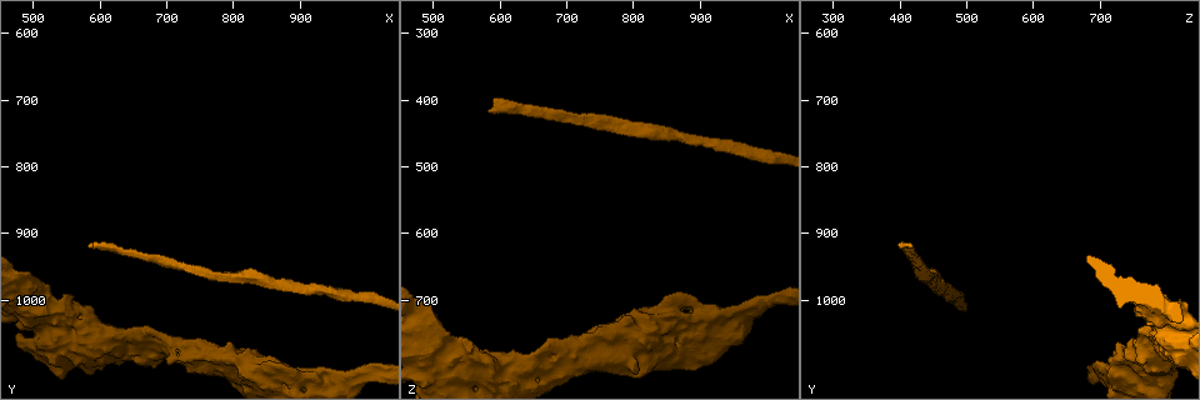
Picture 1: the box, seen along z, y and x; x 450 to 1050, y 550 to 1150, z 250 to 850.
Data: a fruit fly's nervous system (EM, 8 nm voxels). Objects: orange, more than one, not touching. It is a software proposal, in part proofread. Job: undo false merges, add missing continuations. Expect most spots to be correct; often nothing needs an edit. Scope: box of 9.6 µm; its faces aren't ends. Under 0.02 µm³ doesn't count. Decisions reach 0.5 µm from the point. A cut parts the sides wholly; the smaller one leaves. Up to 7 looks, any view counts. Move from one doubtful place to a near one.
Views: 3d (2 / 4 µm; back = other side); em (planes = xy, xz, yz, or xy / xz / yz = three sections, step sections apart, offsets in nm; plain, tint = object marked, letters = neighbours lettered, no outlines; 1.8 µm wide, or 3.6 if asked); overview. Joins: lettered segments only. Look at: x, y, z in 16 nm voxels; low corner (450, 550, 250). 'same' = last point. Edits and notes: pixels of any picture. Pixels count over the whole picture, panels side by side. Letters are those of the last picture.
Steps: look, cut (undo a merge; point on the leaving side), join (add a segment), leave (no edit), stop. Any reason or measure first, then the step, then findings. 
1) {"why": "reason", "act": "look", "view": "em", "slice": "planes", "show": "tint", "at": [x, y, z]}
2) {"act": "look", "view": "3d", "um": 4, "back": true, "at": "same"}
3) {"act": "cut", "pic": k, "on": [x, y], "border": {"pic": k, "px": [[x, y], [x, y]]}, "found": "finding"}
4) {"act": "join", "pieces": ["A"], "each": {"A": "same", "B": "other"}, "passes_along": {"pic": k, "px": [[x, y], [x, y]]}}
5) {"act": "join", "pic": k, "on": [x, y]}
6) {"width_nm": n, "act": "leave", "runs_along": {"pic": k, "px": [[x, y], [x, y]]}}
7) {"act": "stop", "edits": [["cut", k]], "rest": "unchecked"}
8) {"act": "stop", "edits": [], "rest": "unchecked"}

{"why": "an open end", "act": "look", "view": "em", "slice": "planes", "show": "letters", "at": [585, 920, 415]}

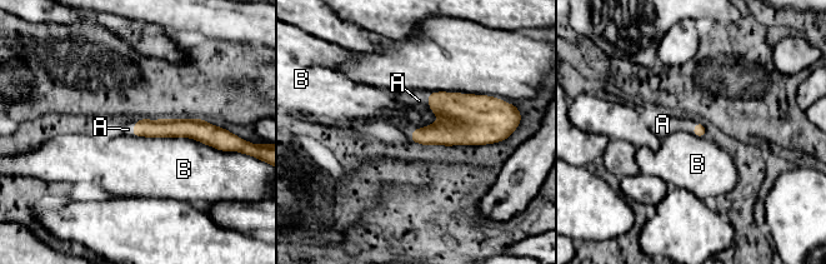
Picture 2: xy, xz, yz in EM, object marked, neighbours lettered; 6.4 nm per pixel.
{"act": "join", "pieces": ["A"], "each": {"A": "same", "B": "other"}, "passes_along": {"pic": 2, "px": [[462, 118], [429, 101], [419, 100]]}, "found": "the cell continues"}

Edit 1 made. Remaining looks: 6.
{"act": "look", "view": "3d", "um": 4, "back": true, "at": [875, 1105, 695]}

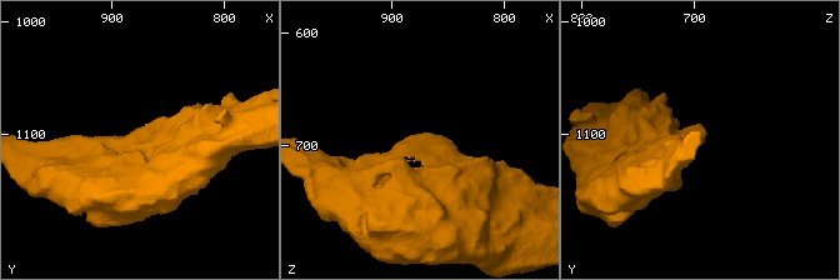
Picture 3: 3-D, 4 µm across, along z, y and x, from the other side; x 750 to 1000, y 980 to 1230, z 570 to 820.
{"why": "need the tissue", "act": "look", "view": "em", "slice": "planes", "show": "letters", "at": [874, 1100, 694]}

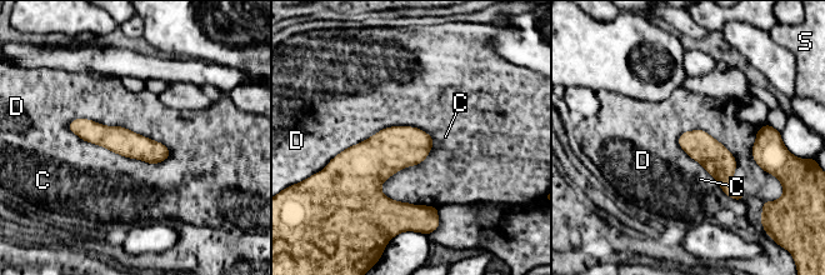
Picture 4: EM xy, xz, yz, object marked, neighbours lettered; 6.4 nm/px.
{"act": "leave", "each": {"C": "other", "D": "other", "S": "other"}, "border": {"pic": 4, "px": [[434, 140], [386, 126], [328, 164]]}, "found": "one cell here"}

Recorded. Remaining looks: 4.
{"act": "stop", "edits": [["join", 2]], "rest": "unchecked"}

